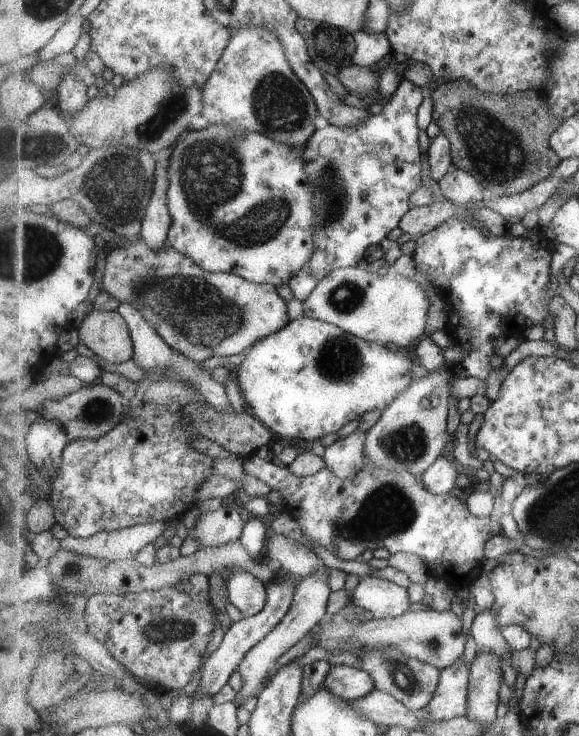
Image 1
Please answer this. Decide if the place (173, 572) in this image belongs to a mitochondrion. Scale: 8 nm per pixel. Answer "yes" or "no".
no

